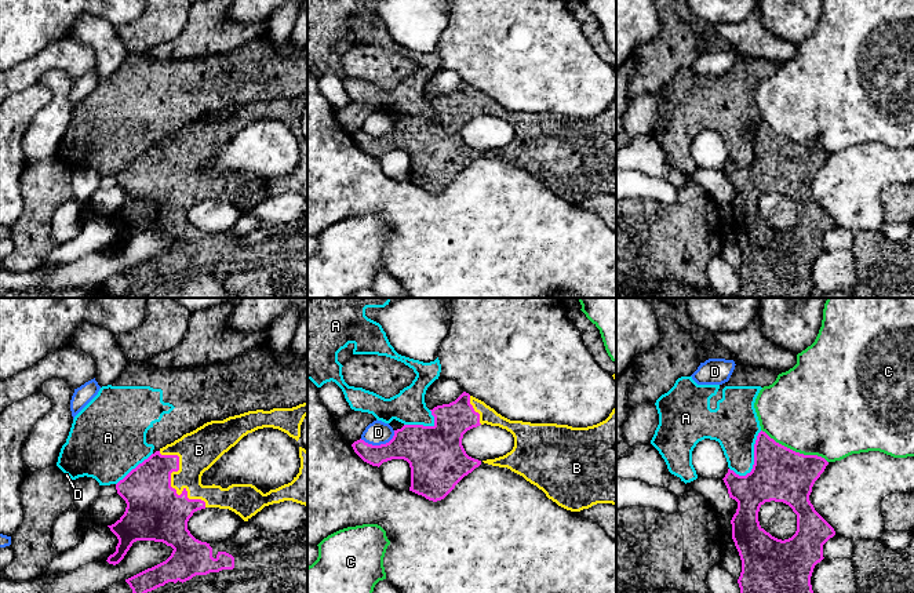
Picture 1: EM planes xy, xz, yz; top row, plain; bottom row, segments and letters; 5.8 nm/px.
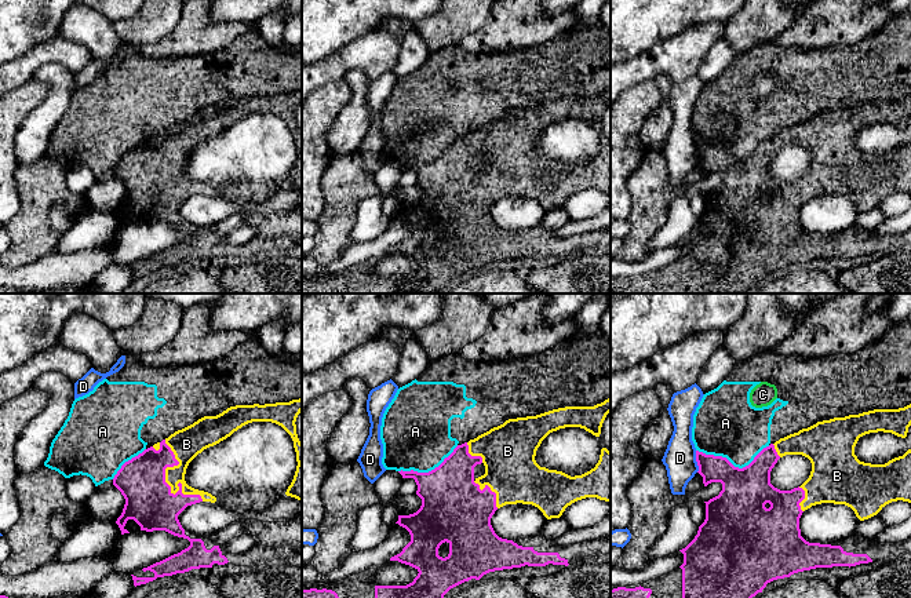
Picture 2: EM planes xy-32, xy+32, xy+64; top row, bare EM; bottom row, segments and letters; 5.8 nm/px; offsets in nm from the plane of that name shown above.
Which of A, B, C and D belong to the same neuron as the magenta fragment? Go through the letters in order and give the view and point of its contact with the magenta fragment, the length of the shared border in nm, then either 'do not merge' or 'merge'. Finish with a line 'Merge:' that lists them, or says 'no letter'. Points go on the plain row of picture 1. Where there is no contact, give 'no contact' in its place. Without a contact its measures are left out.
A: meets magenta in yz at (754, 149); contact 300 nm long; do not merge
B: meets magenta in xy at (170, 173); contact 420 nm long; merge
C: meets magenta in yz at (794, 142); contact 440 nm long; do not merge
D: meets magenta in xz at (381, 135); contact 220 nm long; do not merge
Merge: B

